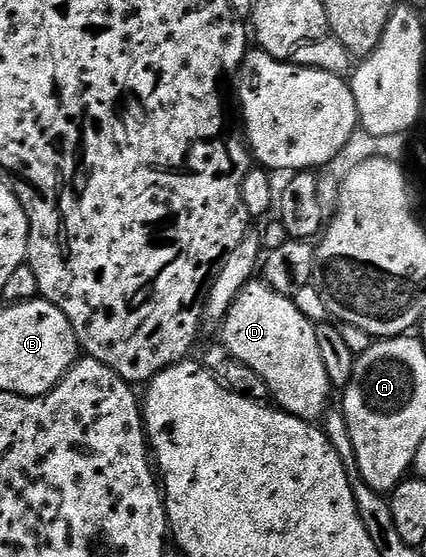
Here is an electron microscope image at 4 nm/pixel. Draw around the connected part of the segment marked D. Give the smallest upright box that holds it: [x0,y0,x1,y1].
[222,279,334,423]

